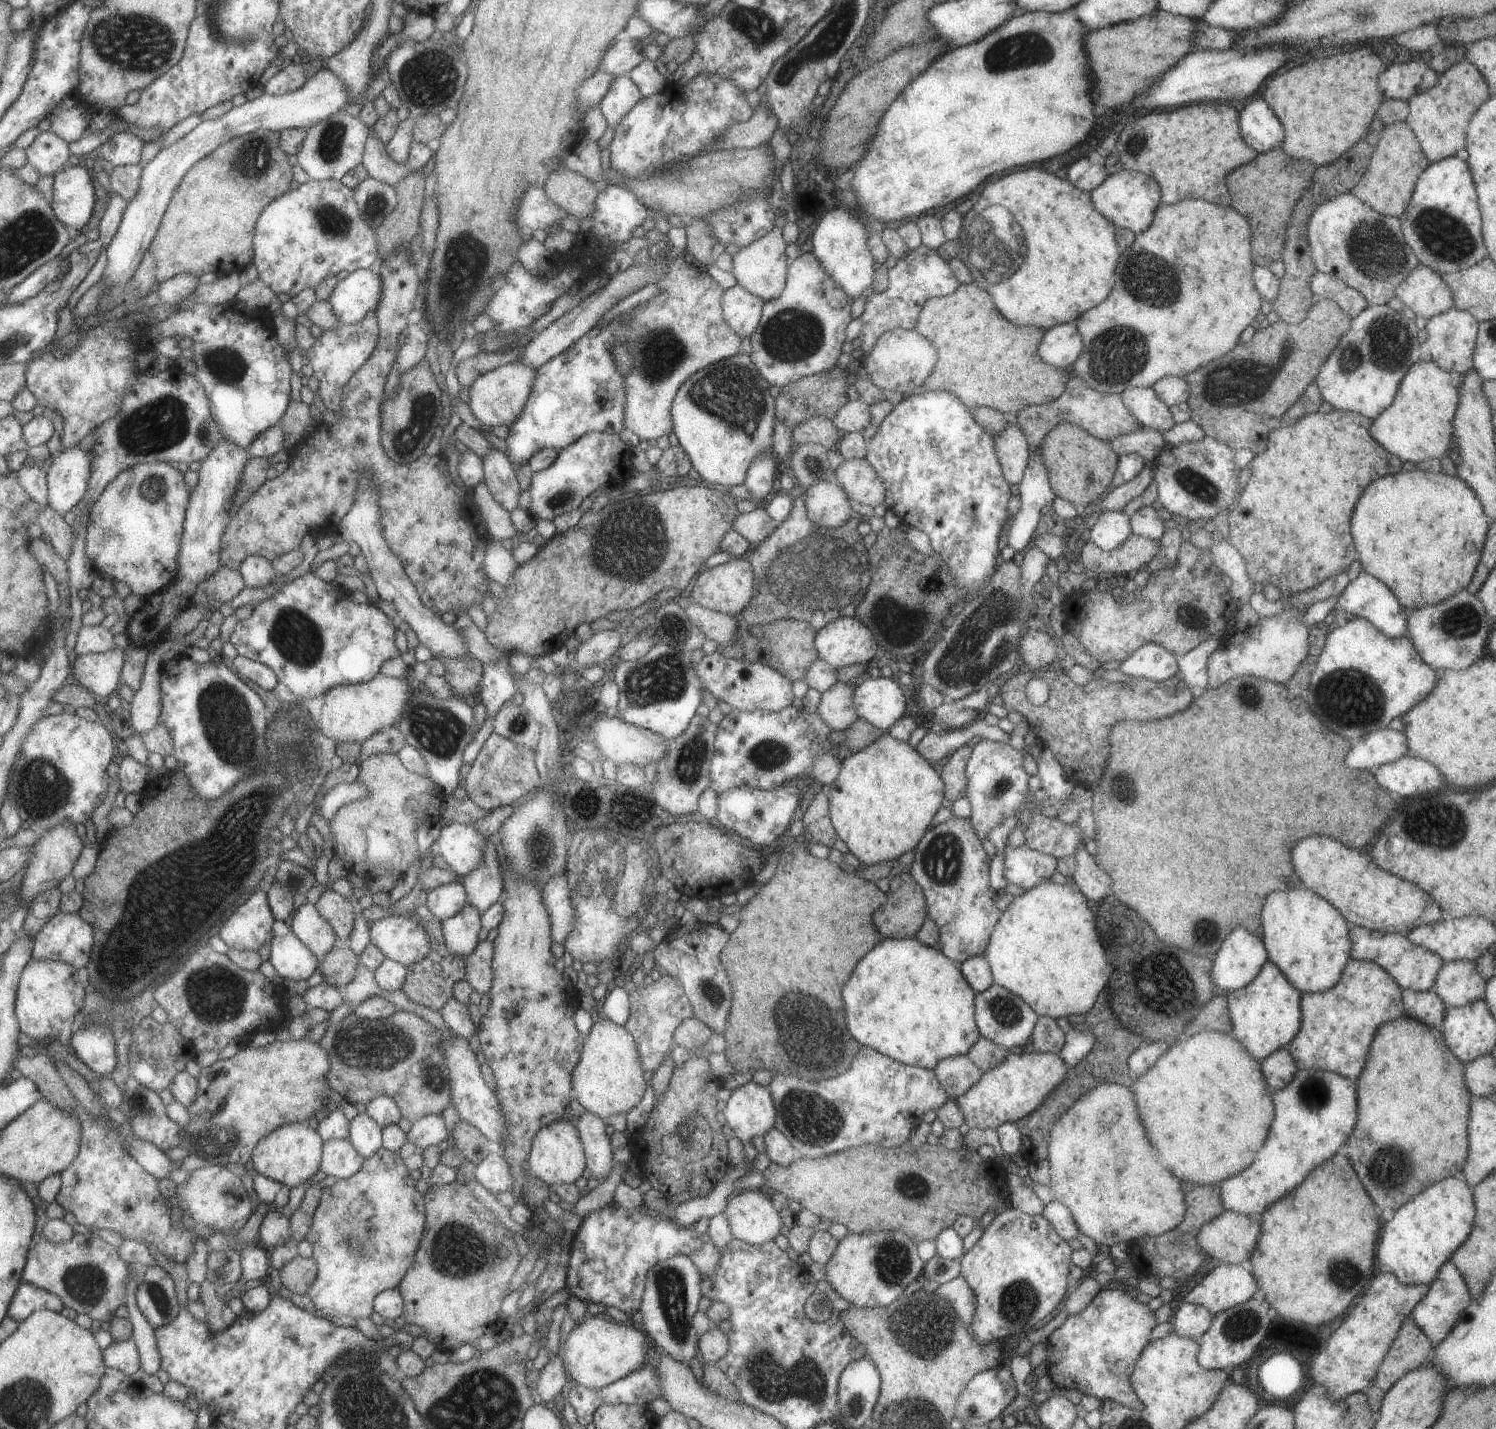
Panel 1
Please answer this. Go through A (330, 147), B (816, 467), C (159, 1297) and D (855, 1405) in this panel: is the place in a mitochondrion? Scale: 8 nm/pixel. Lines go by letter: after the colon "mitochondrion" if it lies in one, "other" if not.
A: mitochondrion
B: other
C: mitochondrion
D: mitochondrion

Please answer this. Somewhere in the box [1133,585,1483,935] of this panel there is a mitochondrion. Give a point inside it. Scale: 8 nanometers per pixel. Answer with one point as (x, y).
(1445, 826)

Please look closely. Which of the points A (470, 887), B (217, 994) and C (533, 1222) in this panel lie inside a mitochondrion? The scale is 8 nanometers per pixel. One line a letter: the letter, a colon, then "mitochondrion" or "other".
A: other
B: mitochondrion
C: other

